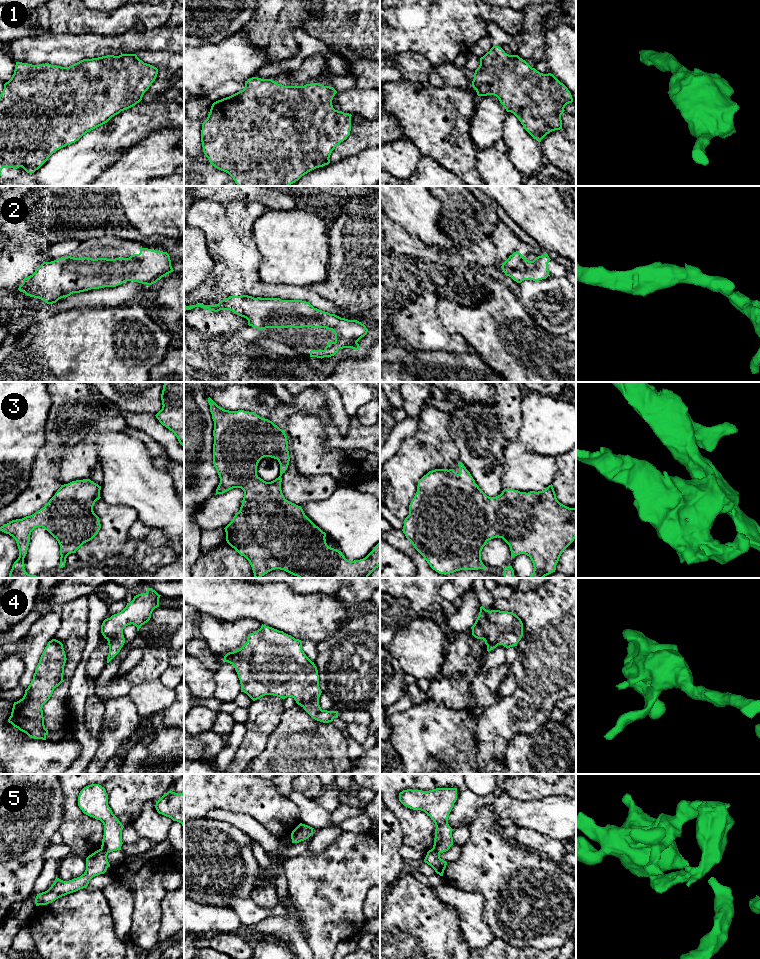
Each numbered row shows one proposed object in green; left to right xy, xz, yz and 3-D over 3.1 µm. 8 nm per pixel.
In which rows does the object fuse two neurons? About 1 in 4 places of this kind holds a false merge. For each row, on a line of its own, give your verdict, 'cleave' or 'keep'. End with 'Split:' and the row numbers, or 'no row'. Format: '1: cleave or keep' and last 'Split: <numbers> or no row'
1: keep
2: keep
3: keep
4: keep
5: cleave
Split: 5

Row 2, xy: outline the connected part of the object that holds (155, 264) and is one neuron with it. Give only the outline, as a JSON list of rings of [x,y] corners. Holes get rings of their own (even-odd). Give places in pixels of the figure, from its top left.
[[[140,247],[139,254],[129,258],[74,258],[61,257],[51,262],[43,262],[35,272],[24,278],[18,290],[27,296],[39,298],[47,304],[56,303],[59,299],[73,293],[80,293],[103,287],[116,287],[127,281],[152,285],[162,277],[173,272],[170,256],[167,252]]]

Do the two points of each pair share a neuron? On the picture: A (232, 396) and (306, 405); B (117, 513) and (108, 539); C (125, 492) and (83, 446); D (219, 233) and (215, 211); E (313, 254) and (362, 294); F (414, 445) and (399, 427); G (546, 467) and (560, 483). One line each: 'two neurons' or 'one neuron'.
A: one neuron
B: one neuron
C: two neurons
D: one neuron
E: two neurons
F: two neurons
G: two neurons

